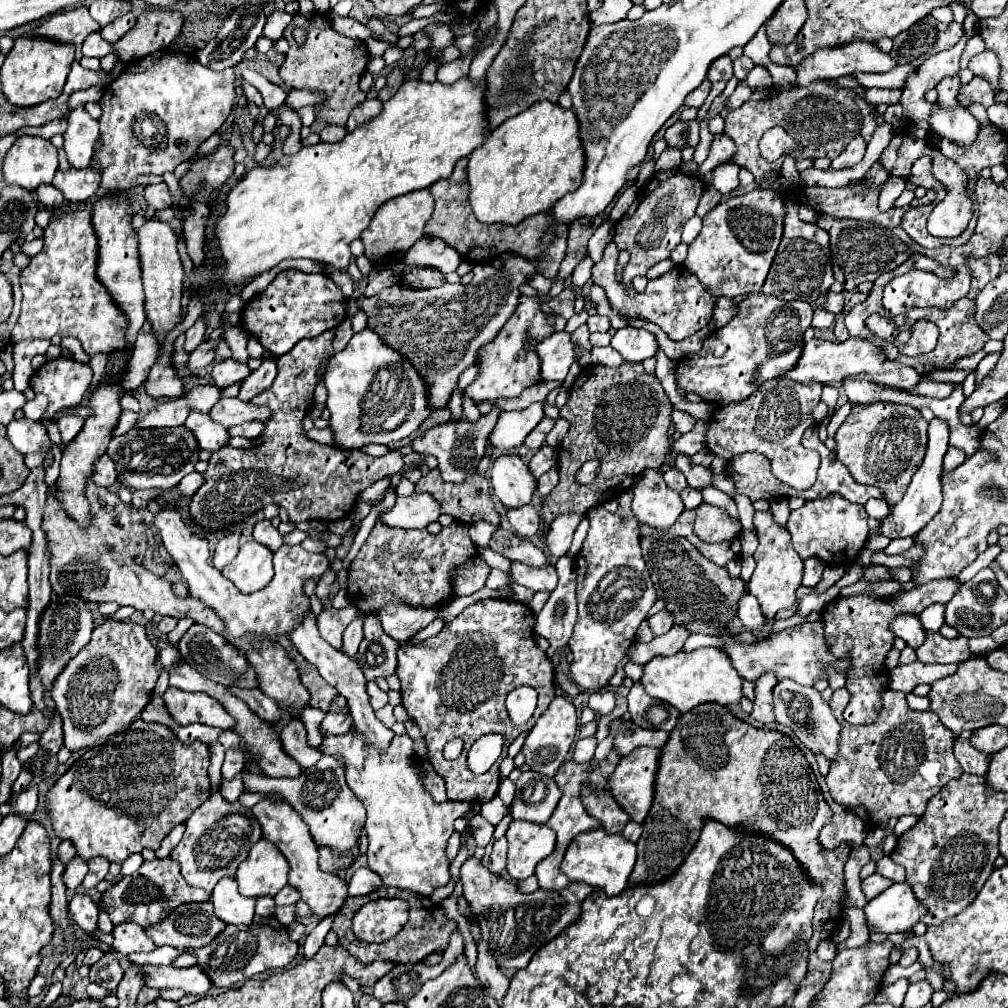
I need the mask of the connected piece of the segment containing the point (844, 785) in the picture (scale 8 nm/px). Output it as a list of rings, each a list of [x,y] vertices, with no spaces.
[[[847,689],[833,691],[829,705],[843,731],[839,739],[839,757],[829,769],[827,785],[839,805],[861,813],[861,817],[867,817],[873,827],[879,827],[879,821],[891,817],[921,817],[927,801],[937,795],[949,779],[963,775],[963,769],[953,755],[953,733],[943,727],[933,711],[909,709],[905,693],[893,689],[885,691],[883,709],[871,725],[849,725],[843,719],[847,703]]]

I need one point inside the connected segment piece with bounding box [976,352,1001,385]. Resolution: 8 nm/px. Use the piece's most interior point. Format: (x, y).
(989, 361)

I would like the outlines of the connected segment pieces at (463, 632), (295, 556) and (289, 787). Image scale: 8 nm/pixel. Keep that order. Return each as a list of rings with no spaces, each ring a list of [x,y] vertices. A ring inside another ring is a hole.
[[[483,599],[465,607],[453,621],[445,623],[439,635],[417,645],[407,641],[397,649],[397,677],[401,681],[403,707],[425,735],[429,763],[445,779],[451,801],[485,803],[493,799],[501,781],[499,763],[485,775],[473,775],[467,769],[469,747],[483,735],[501,733],[505,737],[501,761],[507,757],[507,747],[513,739],[531,729],[555,697],[555,671],[547,653],[535,643],[535,613],[527,607],[519,601]],[[521,685],[537,689],[539,703],[533,717],[525,725],[515,727],[505,709],[505,697]],[[453,737],[463,739],[463,755],[447,761],[443,757],[443,745]]]
[[[161,509],[161,513],[155,517],[155,525],[159,527],[159,535],[163,539],[167,553],[173,557],[173,563],[181,569],[185,583],[189,585],[189,595],[209,605],[223,619],[223,623],[227,625],[227,633],[231,637],[257,633],[269,639],[277,639],[279,635],[289,635],[289,631],[297,627],[297,623],[301,623],[303,613],[311,609],[309,597],[303,593],[305,581],[315,575],[323,575],[329,569],[327,555],[309,553],[301,545],[281,545],[273,553],[275,577],[271,579],[271,583],[255,593],[245,595],[237,591],[237,587],[229,579],[225,579],[219,569],[211,565],[209,541],[193,533],[193,529],[183,521],[179,513]]]
[[[327,755],[321,757],[313,767],[303,769],[299,777],[293,779],[277,779],[277,777],[261,777],[253,771],[245,773],[245,789],[259,793],[281,793],[285,801],[301,815],[301,819],[309,825],[309,831],[317,845],[327,845],[333,851],[349,851],[357,845],[359,831],[365,825],[365,805],[357,799],[357,795],[347,787],[345,769],[341,761]]]

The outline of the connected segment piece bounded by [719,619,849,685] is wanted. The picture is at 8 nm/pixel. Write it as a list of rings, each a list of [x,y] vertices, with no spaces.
[[[821,619],[815,621],[815,623],[803,623],[803,625],[797,625],[797,627],[789,627],[789,629],[783,629],[779,633],[771,633],[771,635],[755,633],[755,643],[751,643],[751,645],[737,641],[737,635],[731,635],[727,629],[723,629],[719,637],[723,639],[721,651],[731,659],[731,665],[737,669],[737,673],[743,679],[753,681],[753,683],[763,673],[773,671],[777,675],[777,681],[793,679],[801,685],[813,685],[819,677],[827,679],[827,675],[823,673],[823,667],[833,665],[833,667],[841,669],[843,673],[849,667],[849,659],[835,659],[831,655],[831,651],[827,649]]]

